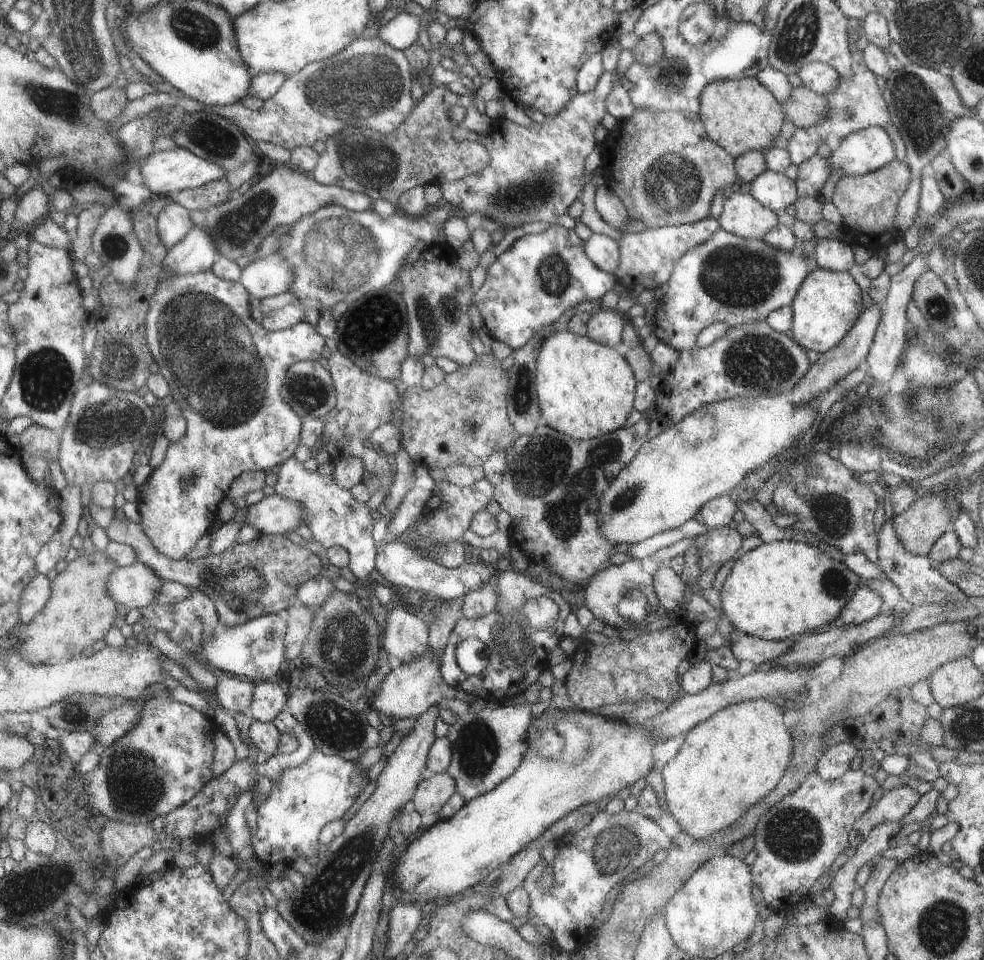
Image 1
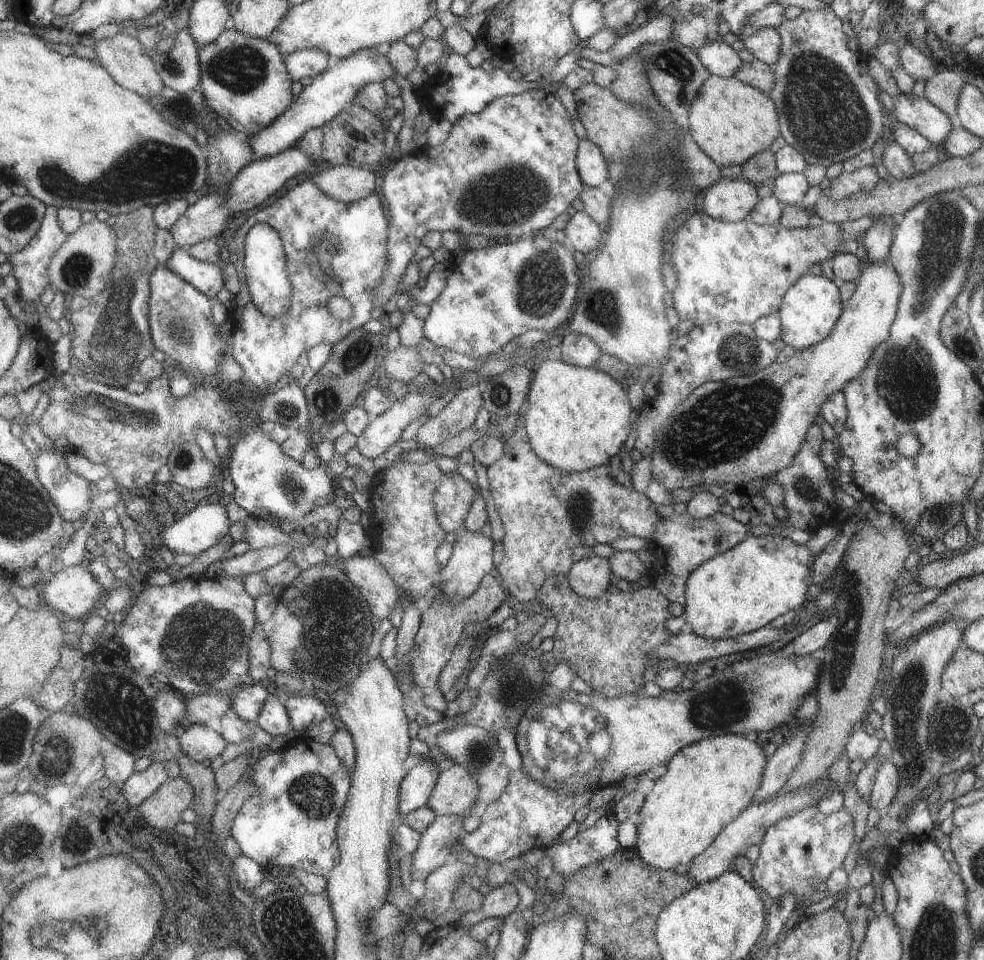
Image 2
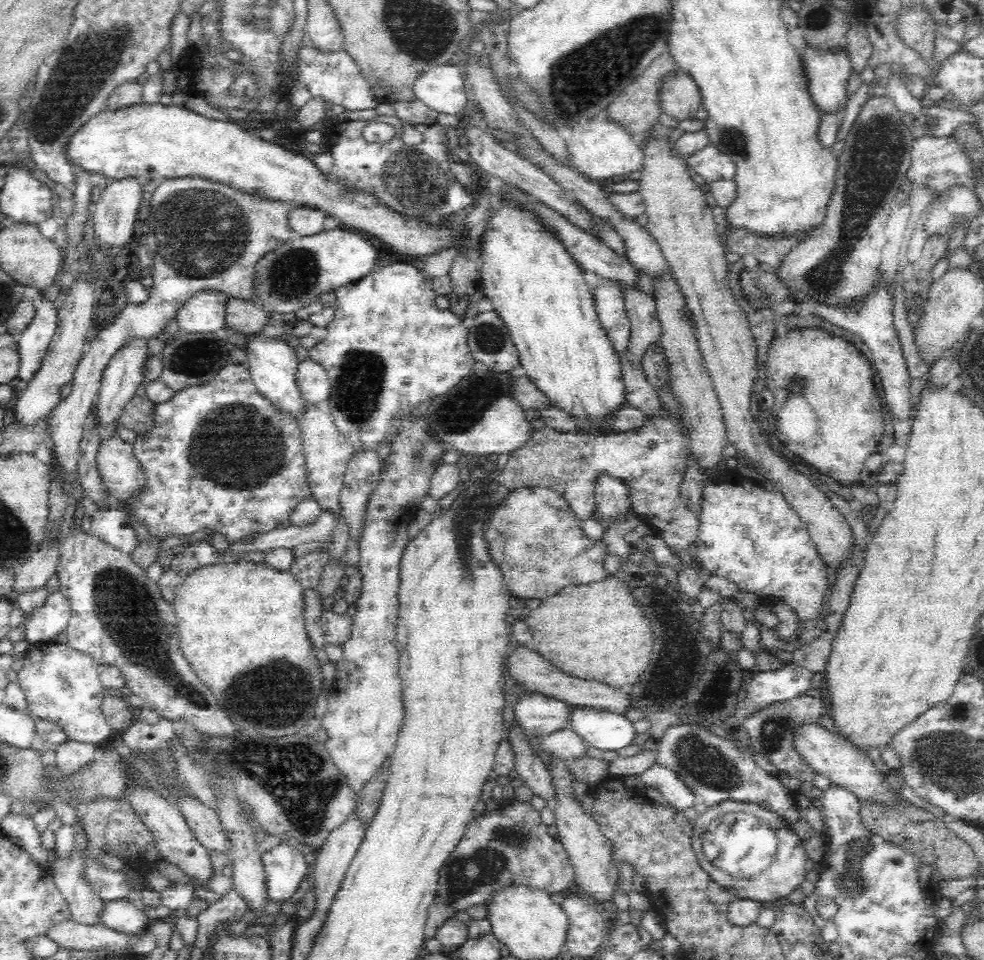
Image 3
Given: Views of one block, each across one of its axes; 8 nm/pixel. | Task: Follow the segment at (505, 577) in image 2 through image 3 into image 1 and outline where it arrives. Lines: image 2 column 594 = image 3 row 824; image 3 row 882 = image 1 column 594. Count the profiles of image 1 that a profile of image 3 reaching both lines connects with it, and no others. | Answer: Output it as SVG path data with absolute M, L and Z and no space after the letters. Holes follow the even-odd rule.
M640 419L629 427L621 427L609 434L590 440L573 440L547 426L538 426L532 434L516 438L506 452L506 464L501 481L493 486L493 499L511 518L507 537L524 558L533 564L543 565L561 580L581 583L607 565L619 565L630 557L615 553L609 540L597 530L597 510L601 492L609 482L633 459L648 440L648 421Z

